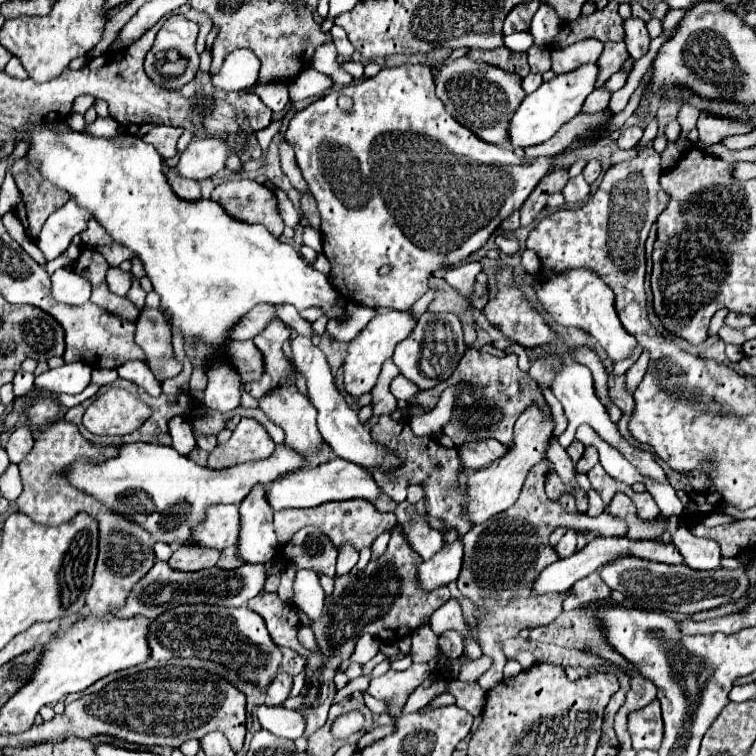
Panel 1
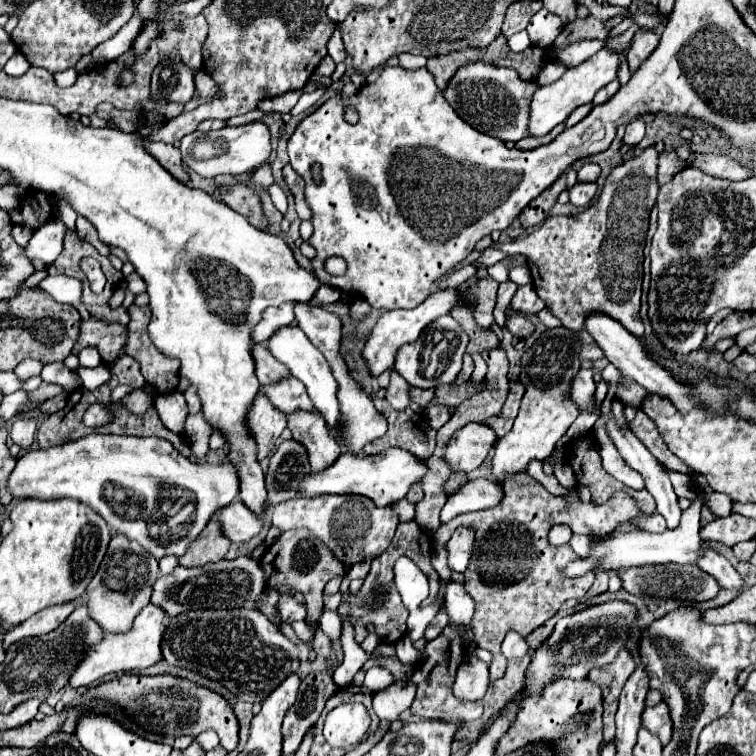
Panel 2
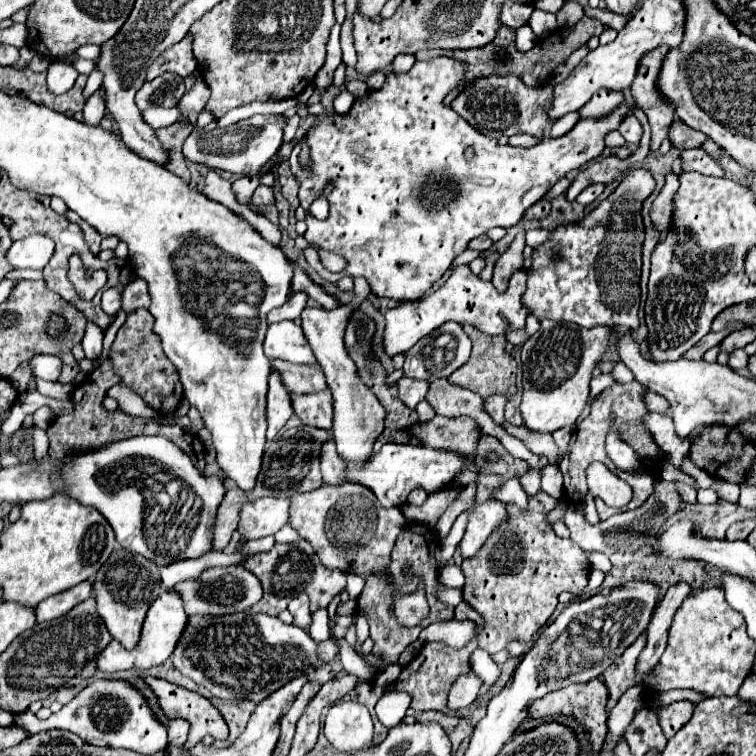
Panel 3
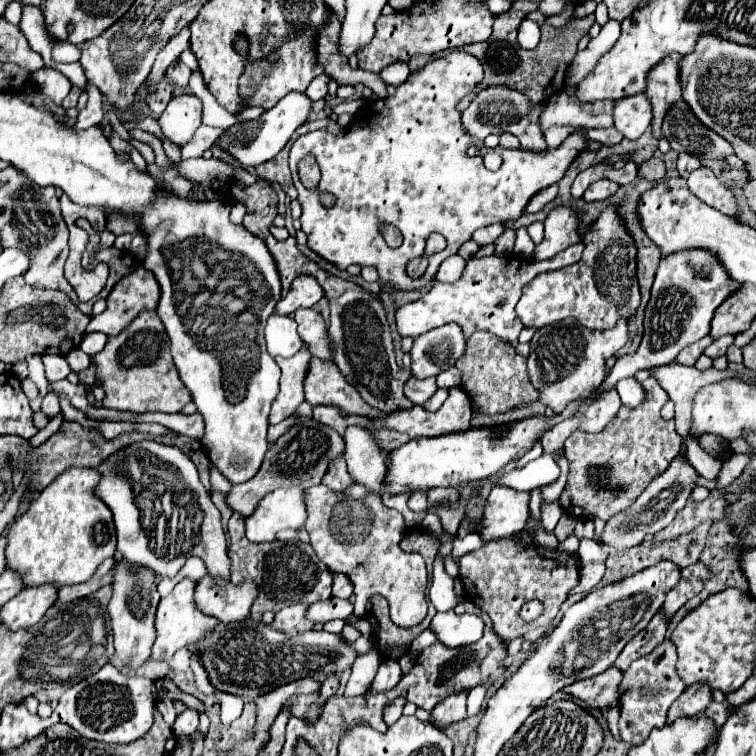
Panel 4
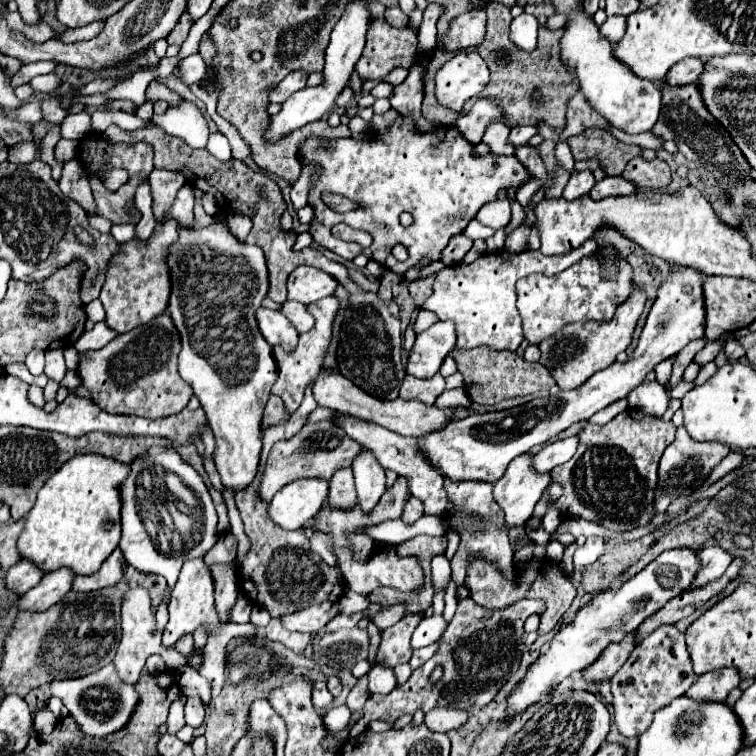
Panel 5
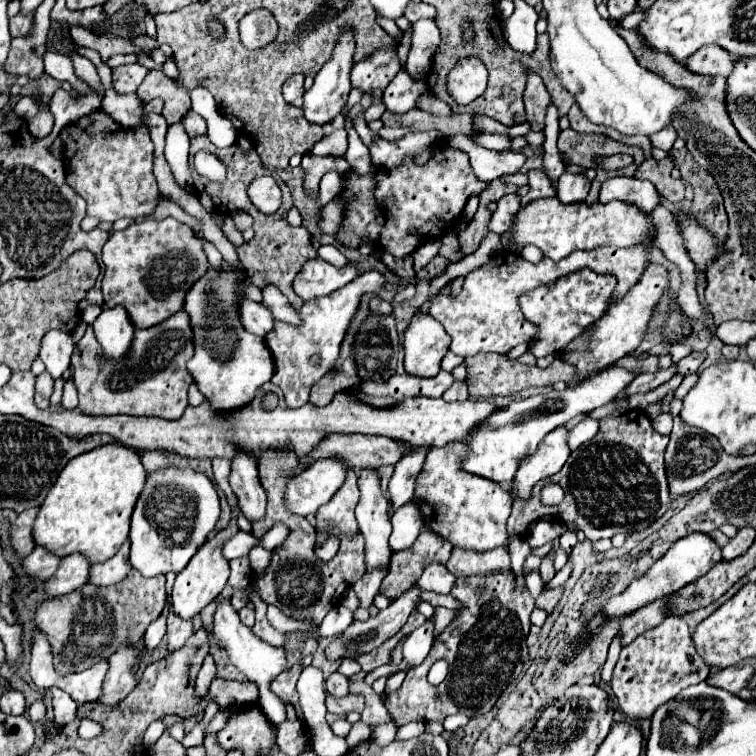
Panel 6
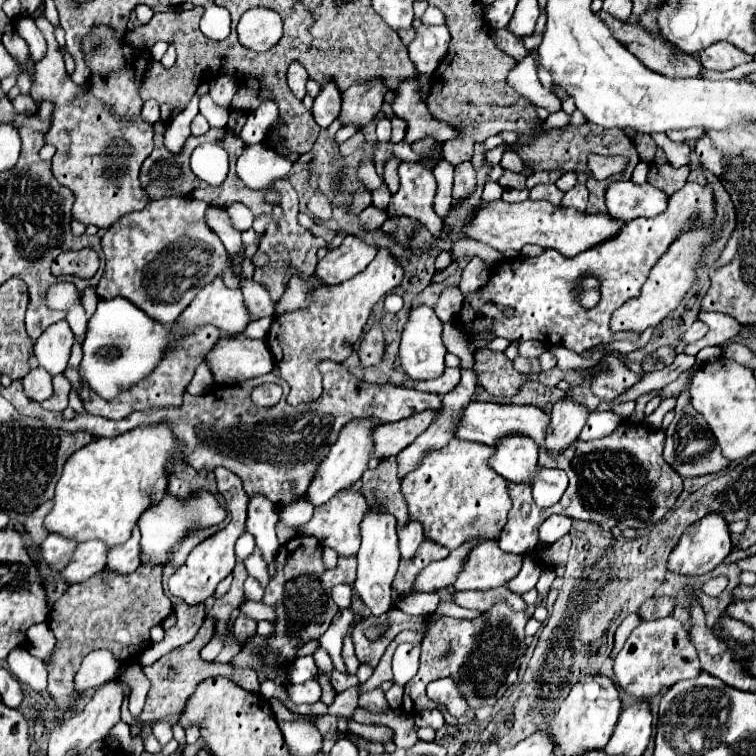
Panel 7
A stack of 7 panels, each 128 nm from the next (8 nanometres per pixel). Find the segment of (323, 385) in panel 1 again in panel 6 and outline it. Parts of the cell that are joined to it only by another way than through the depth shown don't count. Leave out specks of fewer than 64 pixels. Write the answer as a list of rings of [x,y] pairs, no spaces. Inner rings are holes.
[[[240,298],[238,300],[238,308],[240,308],[240,322],[244,324],[244,328],[252,334],[258,336],[266,336],[272,330],[272,314],[268,312],[268,308],[264,308],[258,302],[252,302],[248,298]]]

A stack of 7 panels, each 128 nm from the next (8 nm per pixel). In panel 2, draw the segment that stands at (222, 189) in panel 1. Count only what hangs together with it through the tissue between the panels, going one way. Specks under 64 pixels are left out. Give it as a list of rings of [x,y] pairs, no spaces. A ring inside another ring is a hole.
[[[246,184],[228,186],[228,190],[222,192],[222,200],[230,208],[234,208],[242,216],[246,216],[256,228],[260,228],[260,230],[268,228],[268,220],[264,218],[262,210],[260,210],[260,198],[252,186],[246,186]]]

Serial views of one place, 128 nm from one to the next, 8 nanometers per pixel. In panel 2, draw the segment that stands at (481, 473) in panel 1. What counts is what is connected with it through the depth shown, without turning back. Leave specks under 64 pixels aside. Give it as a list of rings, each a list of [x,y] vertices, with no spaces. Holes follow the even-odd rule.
[[[564,326],[546,328],[532,346],[524,348],[520,360],[520,382],[524,384],[526,394],[522,398],[520,412],[516,416],[512,430],[496,442],[496,452],[492,458],[492,468],[500,484],[506,472],[526,470],[532,458],[546,460],[556,448],[556,442],[576,420],[578,408],[576,404],[572,404],[572,396],[568,396],[568,384],[572,376],[580,372],[580,352],[582,340],[574,330],[568,330]]]

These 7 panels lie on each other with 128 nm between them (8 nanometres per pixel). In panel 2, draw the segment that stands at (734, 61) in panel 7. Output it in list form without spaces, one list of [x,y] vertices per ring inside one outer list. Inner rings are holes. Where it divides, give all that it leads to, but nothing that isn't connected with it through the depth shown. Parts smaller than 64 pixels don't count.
[[[638,30],[634,34],[634,42],[632,42],[632,48],[628,52],[630,74],[634,74],[636,68],[640,68],[640,64],[656,50],[658,42],[660,42],[660,36],[652,30]],[[654,146],[642,150],[640,156],[616,166],[604,188],[600,198],[576,216],[550,216],[536,232],[518,238],[514,242],[493,242],[492,246],[506,254],[524,254],[528,260],[528,268],[532,274],[532,286],[540,300],[544,300],[546,308],[570,330],[580,332],[584,328],[584,320],[588,314],[600,312],[614,320],[618,320],[628,332],[642,338],[644,324],[640,318],[640,294],[642,294],[642,260],[644,260],[644,242],[648,232],[648,216],[658,196],[656,182],[656,166],[658,152]]]

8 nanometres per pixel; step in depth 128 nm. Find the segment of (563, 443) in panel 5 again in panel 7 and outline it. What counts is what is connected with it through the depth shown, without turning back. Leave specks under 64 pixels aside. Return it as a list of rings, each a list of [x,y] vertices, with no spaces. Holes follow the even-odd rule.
[[[592,412],[584,430],[580,432],[580,440],[592,440],[592,438],[602,438],[606,434],[612,434],[614,426],[624,420],[622,416],[614,412]]]

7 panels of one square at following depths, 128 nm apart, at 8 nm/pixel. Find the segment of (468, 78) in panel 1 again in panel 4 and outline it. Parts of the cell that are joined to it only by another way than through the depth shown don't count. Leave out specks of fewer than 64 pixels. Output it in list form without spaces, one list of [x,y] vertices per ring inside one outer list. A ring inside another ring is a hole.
[[[492,86],[492,88],[482,90],[472,100],[472,104],[462,112],[462,126],[476,140],[484,140],[488,134],[498,134],[498,126],[500,126],[500,132],[512,132],[520,140],[522,150],[546,152],[548,148],[546,148],[544,136],[538,126],[540,112],[542,112],[540,108],[530,108],[524,94],[510,90],[510,88],[504,88],[504,86]]]

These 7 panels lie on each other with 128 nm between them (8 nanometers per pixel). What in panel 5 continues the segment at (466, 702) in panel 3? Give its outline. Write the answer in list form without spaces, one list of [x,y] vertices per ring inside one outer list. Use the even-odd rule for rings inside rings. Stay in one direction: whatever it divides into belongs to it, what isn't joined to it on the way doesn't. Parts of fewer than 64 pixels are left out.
[[[434,708],[426,714],[424,722],[434,732],[448,732],[454,728],[460,728],[468,720],[468,714],[464,710],[454,708]]]

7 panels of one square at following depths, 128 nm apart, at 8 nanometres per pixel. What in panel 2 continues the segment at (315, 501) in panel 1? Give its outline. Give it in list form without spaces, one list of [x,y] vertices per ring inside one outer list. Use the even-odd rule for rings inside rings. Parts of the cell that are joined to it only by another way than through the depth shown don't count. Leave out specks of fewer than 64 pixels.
[[[388,448],[374,456],[364,454],[342,454],[330,468],[310,474],[302,480],[300,492],[302,496],[318,496],[318,494],[360,494],[368,496],[376,506],[392,506],[402,500],[412,484],[420,482],[428,474],[428,466],[424,460],[412,456],[400,448]]]

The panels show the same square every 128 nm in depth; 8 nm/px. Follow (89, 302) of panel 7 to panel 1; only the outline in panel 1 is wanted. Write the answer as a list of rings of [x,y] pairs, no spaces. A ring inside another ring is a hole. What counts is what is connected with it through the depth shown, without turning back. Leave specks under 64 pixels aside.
[[[146,306],[140,310],[136,320],[136,344],[146,352],[146,364],[160,382],[174,378],[182,370],[182,364],[172,356],[170,328],[160,310]]]

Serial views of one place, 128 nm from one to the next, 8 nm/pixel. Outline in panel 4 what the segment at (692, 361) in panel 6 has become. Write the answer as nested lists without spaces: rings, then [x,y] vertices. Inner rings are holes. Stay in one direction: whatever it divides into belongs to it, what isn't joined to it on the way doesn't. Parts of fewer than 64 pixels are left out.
[[[722,336],[718,340],[714,340],[706,350],[704,354],[710,356],[710,358],[718,358],[718,356],[724,356],[726,354],[726,348],[734,342],[734,336]]]

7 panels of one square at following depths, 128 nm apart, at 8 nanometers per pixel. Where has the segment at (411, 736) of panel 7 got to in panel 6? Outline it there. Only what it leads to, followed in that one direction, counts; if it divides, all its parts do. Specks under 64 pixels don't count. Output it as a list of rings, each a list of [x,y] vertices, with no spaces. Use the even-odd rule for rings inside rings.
[[[362,680],[350,682],[350,692],[366,696],[366,708],[362,712],[362,722],[364,724],[368,724],[370,728],[376,728],[384,722],[394,722],[388,708],[386,708],[386,704],[384,704],[384,700],[382,700],[382,696],[376,694],[372,690],[372,686],[366,686]]]

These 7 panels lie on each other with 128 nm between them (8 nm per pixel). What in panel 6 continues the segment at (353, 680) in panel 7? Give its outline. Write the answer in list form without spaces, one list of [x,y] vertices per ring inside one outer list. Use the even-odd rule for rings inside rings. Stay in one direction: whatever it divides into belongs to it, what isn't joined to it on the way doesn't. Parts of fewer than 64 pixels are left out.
[[[334,672],[328,680],[326,680],[326,690],[328,694],[336,696],[336,698],[342,698],[348,694],[348,678],[342,676],[340,672]]]

